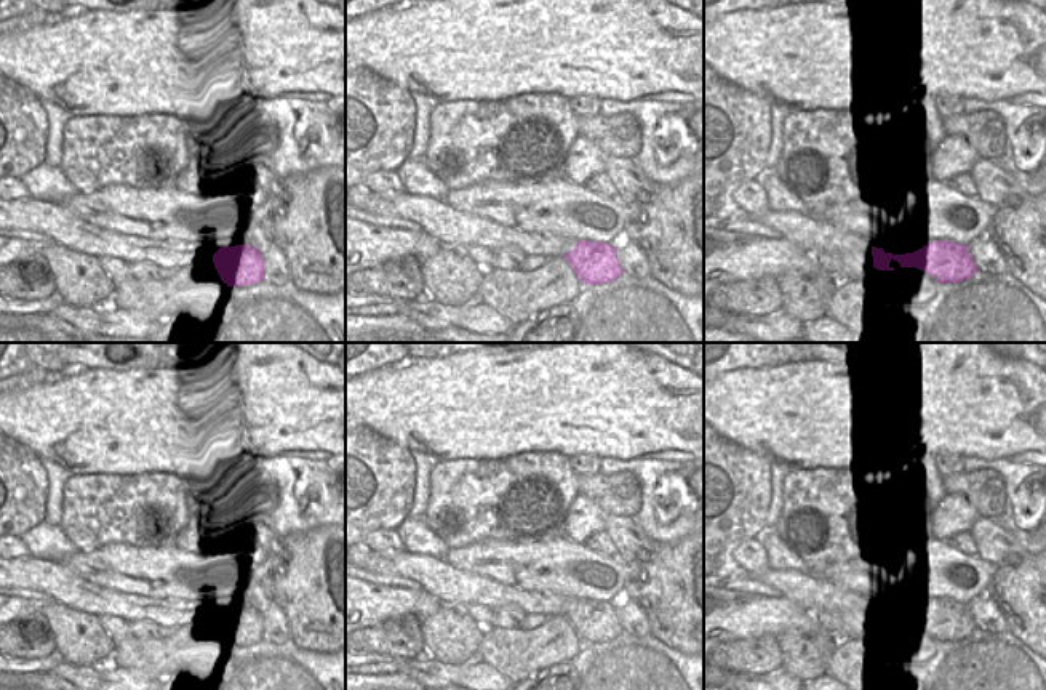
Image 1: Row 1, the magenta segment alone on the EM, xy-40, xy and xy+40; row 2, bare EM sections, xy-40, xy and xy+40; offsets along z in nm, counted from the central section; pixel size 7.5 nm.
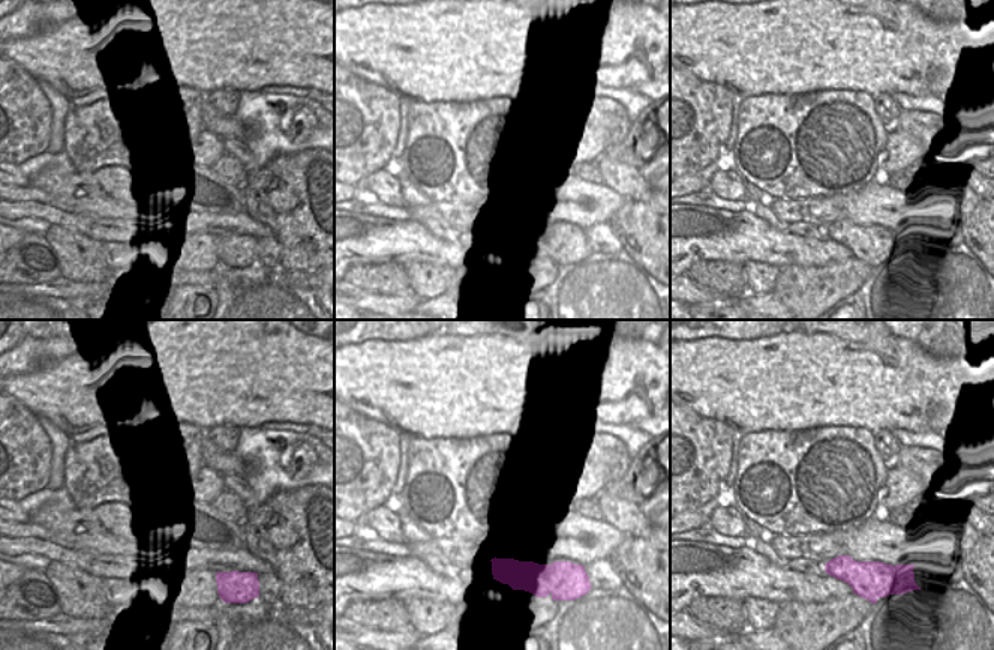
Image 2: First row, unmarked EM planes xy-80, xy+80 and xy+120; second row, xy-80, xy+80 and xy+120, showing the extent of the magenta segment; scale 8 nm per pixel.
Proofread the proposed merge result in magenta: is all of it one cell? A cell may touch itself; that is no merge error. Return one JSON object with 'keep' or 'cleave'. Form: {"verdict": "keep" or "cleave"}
{"verdict": "keep"}

